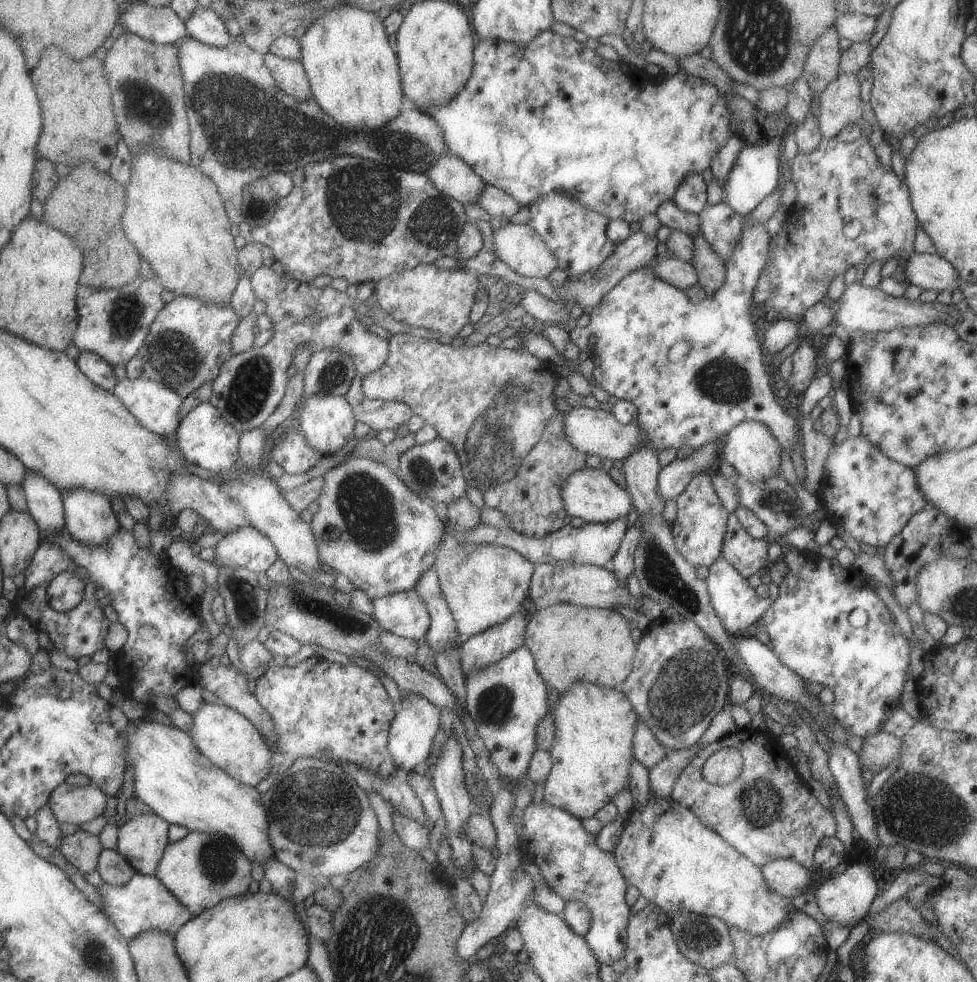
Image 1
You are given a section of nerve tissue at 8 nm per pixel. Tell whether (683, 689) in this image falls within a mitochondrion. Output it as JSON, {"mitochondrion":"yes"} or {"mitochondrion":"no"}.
{"mitochondrion":"yes"}

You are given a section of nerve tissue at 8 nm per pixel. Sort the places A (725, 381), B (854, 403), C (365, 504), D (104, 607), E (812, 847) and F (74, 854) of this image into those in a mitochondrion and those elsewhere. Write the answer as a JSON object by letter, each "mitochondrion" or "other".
{"A":"mitochondrion","B":"other","C":"mitochondrion","D":"other","E":"other","F":"other"}

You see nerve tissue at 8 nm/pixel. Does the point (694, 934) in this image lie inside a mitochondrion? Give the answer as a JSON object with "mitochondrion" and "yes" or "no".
{"mitochondrion":"yes"}

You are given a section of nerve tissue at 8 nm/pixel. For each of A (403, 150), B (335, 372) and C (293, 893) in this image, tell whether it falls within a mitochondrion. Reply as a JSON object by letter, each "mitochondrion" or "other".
{"A":"mitochondrion","B":"mitochondrion","C":"other"}

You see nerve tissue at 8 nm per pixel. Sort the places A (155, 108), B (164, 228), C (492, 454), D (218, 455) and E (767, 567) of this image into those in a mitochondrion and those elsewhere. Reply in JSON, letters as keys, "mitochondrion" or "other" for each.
{"A":"mitochondrion","B":"other","C":"mitochondrion","D":"other","E":"other"}

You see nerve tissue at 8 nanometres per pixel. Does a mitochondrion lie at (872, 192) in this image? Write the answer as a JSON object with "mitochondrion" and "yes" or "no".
{"mitochondrion":"yes"}

